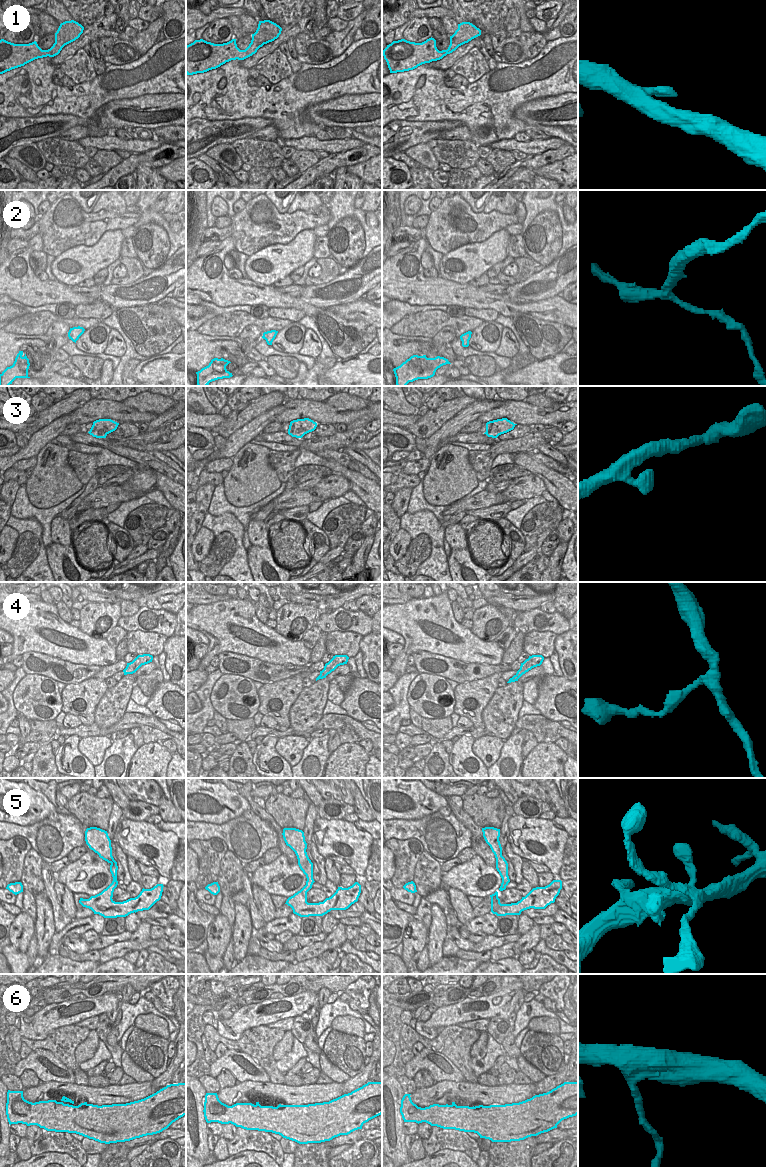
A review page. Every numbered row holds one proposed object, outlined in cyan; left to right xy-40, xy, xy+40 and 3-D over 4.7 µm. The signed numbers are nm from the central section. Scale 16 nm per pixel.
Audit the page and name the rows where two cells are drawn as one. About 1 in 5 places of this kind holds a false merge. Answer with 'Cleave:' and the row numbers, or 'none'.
Cleave: 3, 6

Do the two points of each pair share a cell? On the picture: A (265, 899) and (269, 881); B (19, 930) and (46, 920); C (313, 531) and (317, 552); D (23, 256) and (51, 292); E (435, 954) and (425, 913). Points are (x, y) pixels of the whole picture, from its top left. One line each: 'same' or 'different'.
A: different
B: different
C: same
D: same
E: different

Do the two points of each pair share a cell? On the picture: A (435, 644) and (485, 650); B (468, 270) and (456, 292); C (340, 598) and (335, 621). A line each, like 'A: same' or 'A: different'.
A: same
B: different
C: different

